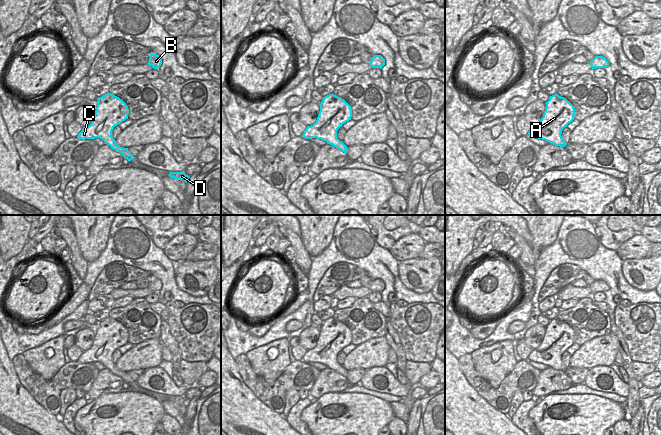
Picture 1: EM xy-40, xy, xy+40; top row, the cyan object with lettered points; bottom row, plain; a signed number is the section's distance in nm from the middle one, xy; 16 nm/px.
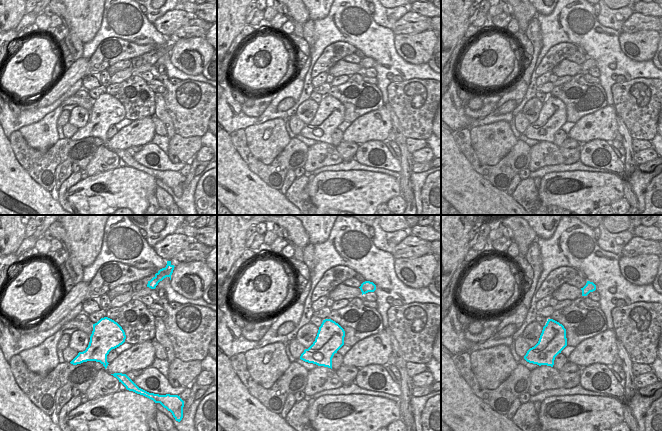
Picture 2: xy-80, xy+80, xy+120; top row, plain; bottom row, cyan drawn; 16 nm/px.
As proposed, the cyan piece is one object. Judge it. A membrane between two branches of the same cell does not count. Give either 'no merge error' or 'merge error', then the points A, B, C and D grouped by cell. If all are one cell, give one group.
no merge error | A B C D

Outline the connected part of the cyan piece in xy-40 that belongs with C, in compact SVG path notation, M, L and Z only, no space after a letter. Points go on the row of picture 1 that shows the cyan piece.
M107 93L98 98L91 124L84 127L77 138L82 140L100 138L130 162L136 157L128 151L128 148L120 147L112 137L114 127L128 119L128 114L129 109L126 103L119 97Z

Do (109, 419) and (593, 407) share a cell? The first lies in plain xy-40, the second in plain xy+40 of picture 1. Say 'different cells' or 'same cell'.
same cell

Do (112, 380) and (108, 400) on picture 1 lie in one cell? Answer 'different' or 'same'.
different

